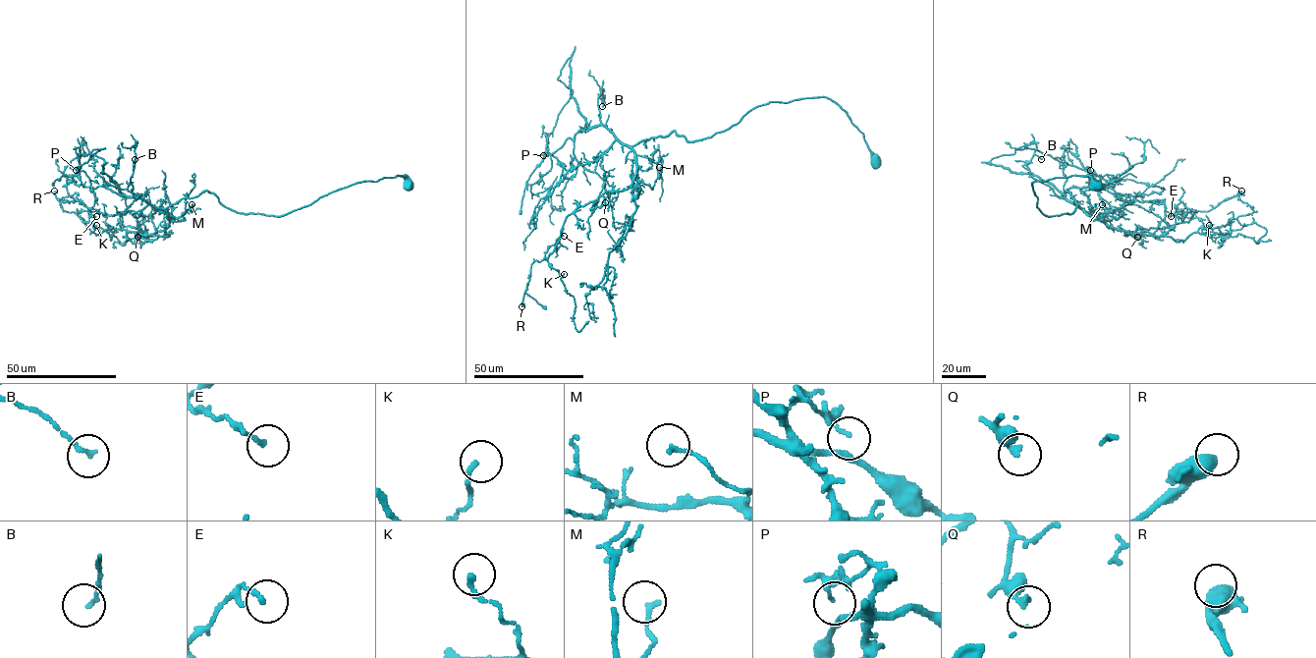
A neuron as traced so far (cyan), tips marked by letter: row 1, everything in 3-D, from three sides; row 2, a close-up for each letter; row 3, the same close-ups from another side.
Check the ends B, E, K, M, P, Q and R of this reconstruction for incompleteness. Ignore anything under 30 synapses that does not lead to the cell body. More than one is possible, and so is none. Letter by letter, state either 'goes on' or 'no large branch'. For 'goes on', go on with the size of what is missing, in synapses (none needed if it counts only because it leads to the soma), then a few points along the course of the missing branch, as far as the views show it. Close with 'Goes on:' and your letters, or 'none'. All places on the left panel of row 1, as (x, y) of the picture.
B: no large branch
E: no large branch
K: no large branch
M: no large branch
P: no large branch
Q: no large branch
R: no large branch
Goes on: none

